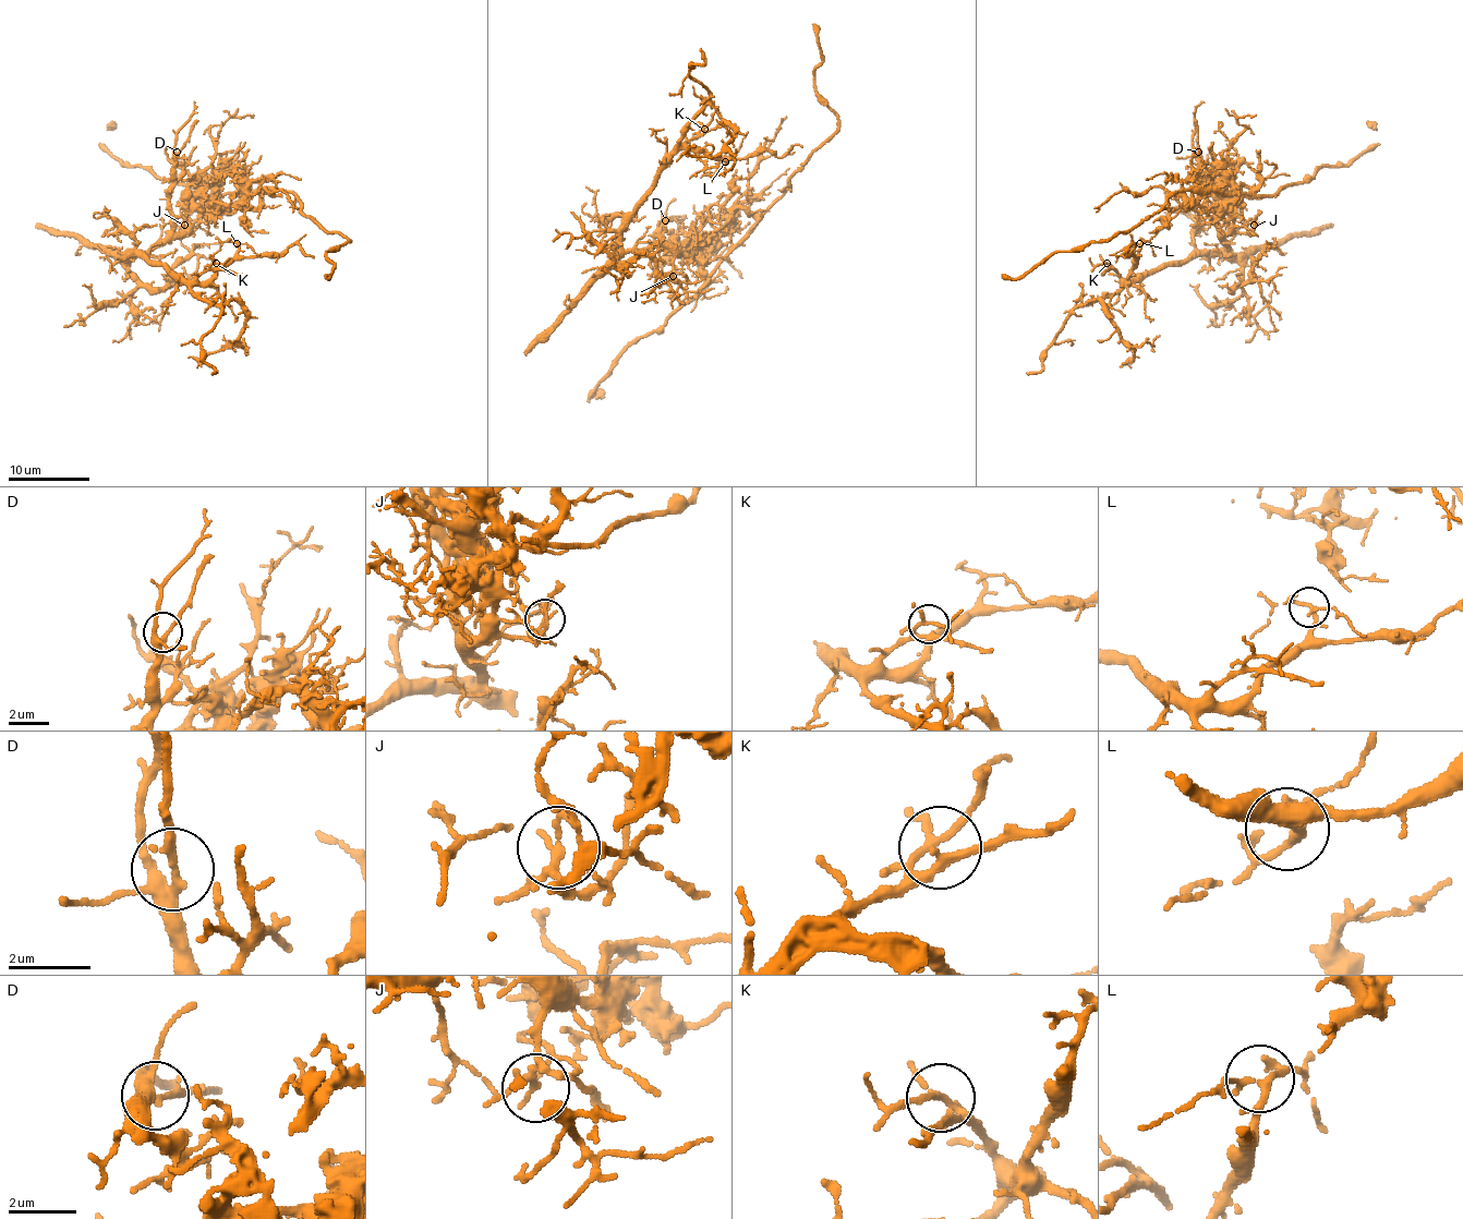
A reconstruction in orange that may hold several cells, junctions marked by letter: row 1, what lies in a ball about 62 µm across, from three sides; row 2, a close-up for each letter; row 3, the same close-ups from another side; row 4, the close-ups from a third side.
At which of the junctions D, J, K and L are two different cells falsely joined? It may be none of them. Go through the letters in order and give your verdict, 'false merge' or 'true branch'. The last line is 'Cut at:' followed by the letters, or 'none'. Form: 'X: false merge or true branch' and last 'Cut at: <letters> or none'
D: true branch
J: false merge
K: true branch
L: true branch
Cut at: J

